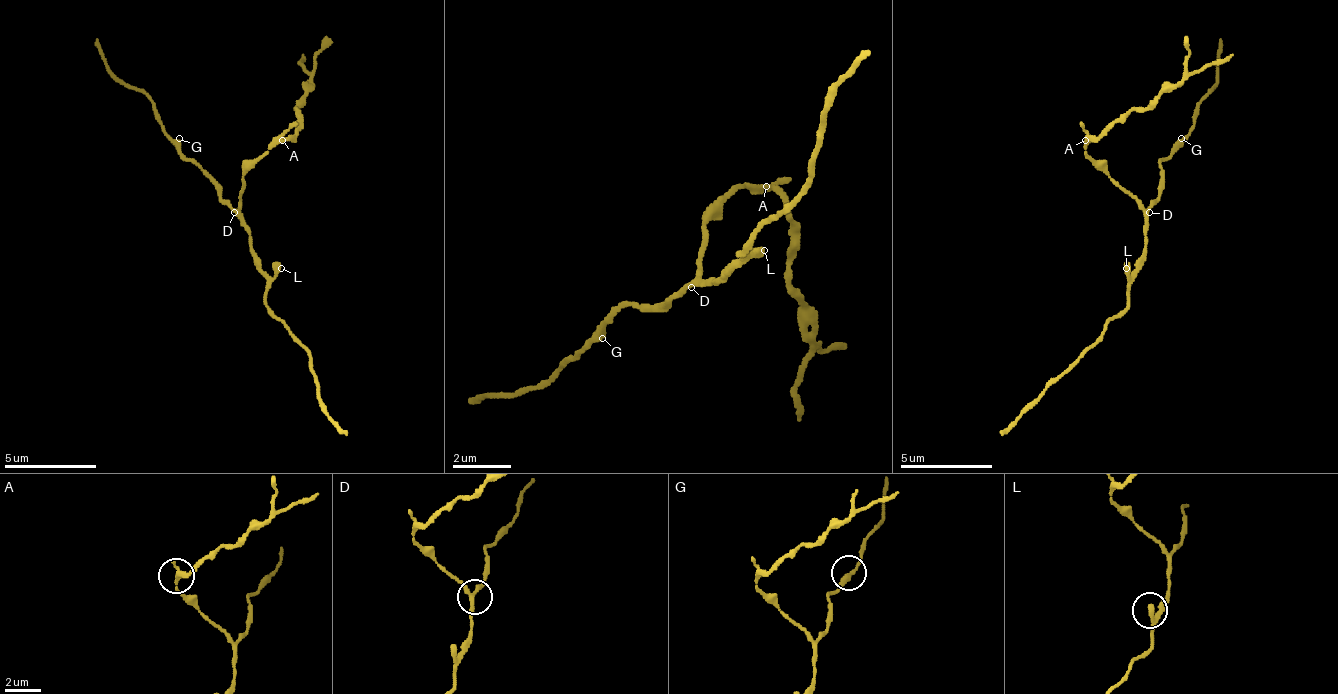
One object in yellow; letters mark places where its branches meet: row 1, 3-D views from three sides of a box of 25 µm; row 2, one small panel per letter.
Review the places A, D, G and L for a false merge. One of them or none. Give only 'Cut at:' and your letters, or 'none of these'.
Cut at: A

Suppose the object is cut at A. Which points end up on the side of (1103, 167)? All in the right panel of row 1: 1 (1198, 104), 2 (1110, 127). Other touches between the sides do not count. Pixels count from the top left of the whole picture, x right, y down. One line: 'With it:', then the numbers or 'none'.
With it: 1

